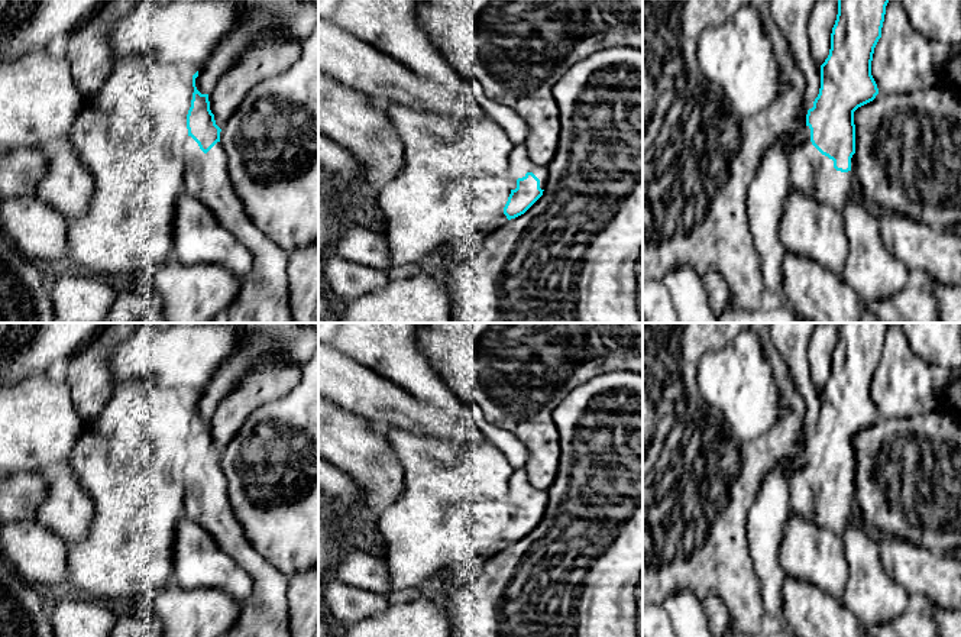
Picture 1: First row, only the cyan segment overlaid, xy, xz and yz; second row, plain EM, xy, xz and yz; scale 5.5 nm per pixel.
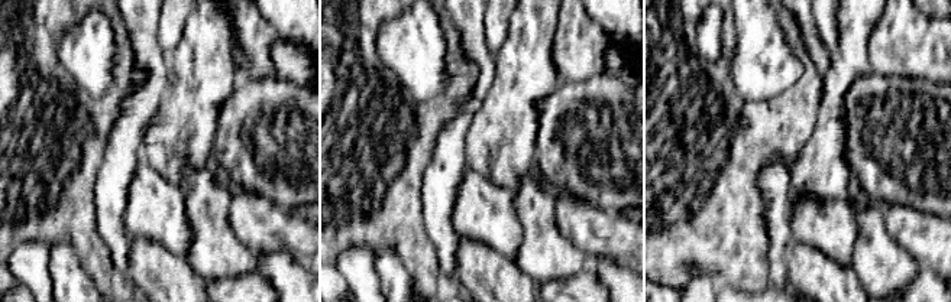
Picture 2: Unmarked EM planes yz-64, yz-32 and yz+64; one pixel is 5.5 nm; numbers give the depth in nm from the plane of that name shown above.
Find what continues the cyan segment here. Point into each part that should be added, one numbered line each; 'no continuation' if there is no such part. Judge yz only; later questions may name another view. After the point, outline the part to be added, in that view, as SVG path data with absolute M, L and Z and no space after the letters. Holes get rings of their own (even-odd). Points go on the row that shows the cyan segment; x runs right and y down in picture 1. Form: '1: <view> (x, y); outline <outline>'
1: yz (814, 174); outline M805 126L792 143L789 177L792 188L841 213L855 187L855 153L848 172L837 171L834 161L812 145L810 129Z

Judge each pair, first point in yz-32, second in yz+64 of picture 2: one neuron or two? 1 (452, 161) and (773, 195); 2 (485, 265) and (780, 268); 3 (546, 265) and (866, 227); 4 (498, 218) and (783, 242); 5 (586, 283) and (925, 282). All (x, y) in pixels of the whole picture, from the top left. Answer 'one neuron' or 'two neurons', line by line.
1: one neuron
2: two neurons
3: one neuron
4: two neurons
5: one neuron

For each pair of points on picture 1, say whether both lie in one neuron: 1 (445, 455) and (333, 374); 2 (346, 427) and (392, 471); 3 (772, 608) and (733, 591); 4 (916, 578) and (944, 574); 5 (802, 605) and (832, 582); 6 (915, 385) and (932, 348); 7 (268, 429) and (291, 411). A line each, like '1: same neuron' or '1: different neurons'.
1: different neurons
2: same neuron
3: different neurons
4: same neuron
5: different neurons
6: different neurons
7: same neuron

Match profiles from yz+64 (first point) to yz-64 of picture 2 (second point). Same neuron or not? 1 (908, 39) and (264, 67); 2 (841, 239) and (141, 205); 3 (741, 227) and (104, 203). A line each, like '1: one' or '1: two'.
1: one
2: one
3: two

